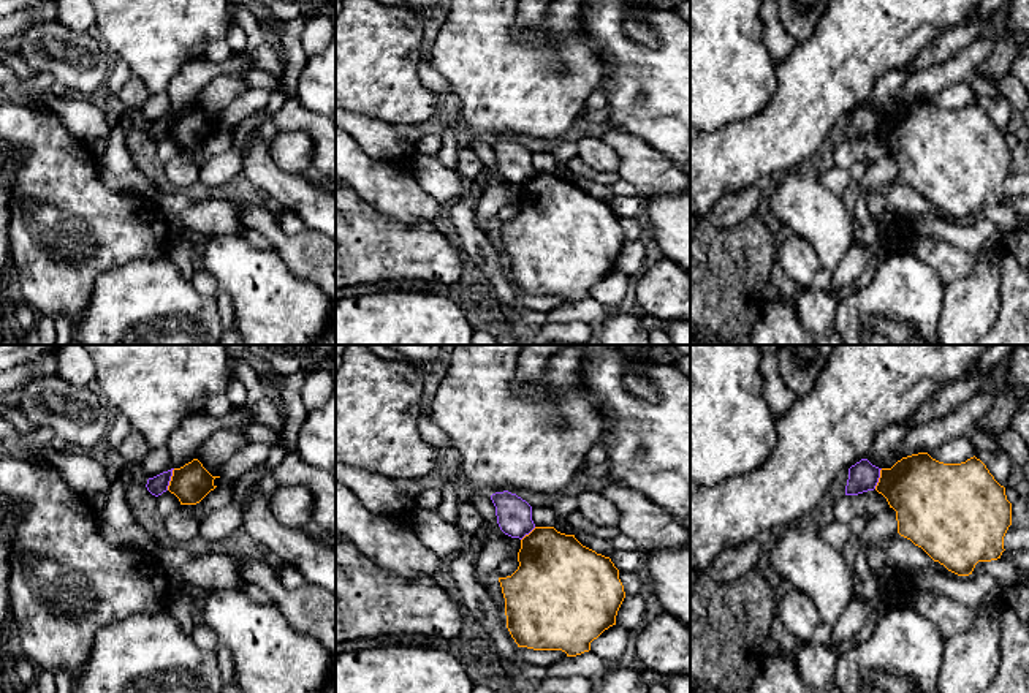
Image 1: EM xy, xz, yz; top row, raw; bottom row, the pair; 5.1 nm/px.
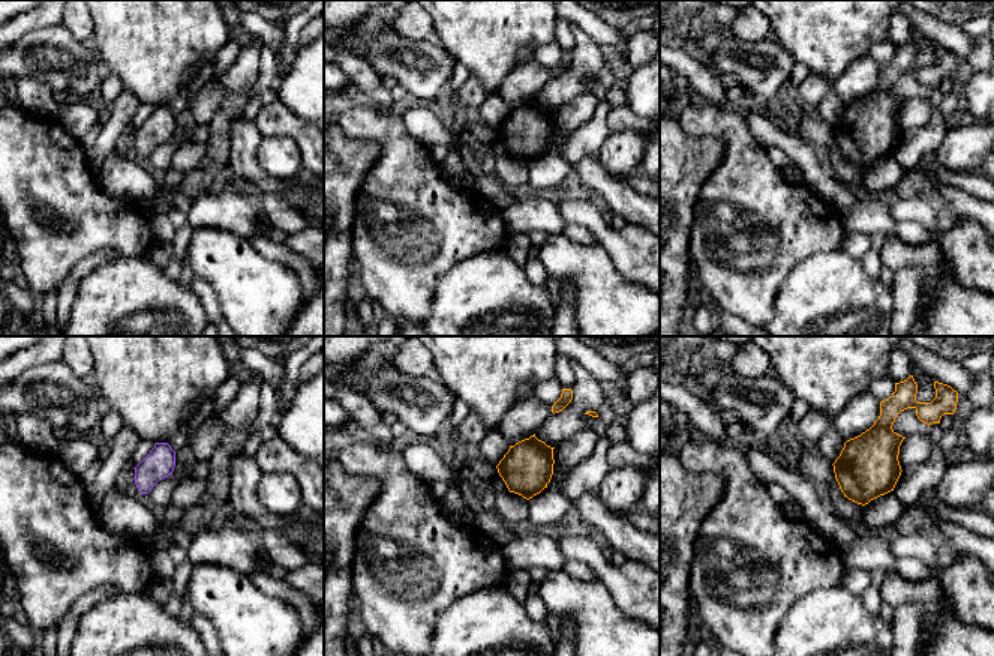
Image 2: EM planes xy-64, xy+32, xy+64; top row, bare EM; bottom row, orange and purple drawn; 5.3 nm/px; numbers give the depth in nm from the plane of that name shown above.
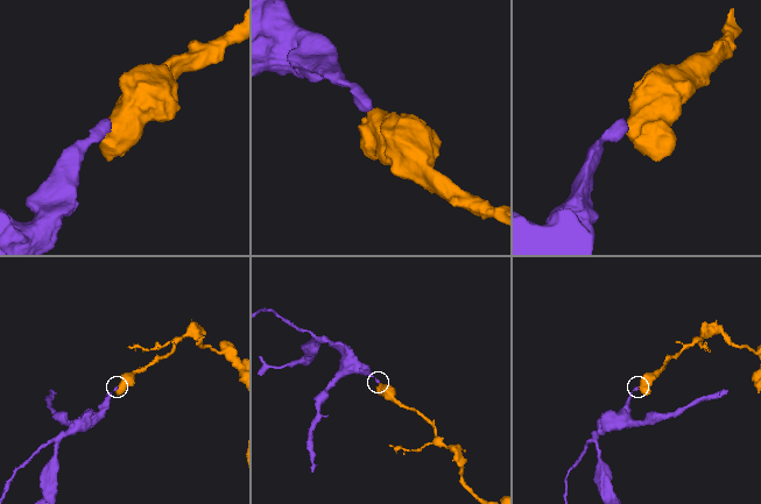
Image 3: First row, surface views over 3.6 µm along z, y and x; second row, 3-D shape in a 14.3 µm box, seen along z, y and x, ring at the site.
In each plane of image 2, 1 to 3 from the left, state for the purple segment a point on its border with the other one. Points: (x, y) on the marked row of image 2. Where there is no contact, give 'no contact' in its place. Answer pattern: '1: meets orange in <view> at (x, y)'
1: no contact
2: no contact
3: no contact

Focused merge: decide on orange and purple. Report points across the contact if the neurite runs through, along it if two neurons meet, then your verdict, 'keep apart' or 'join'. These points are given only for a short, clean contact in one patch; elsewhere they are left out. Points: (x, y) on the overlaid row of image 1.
border xy (174, 469), (167, 489); keep apart

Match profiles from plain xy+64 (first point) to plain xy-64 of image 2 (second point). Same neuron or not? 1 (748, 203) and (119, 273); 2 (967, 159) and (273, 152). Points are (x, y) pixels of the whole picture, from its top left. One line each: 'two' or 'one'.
1: two
2: one

